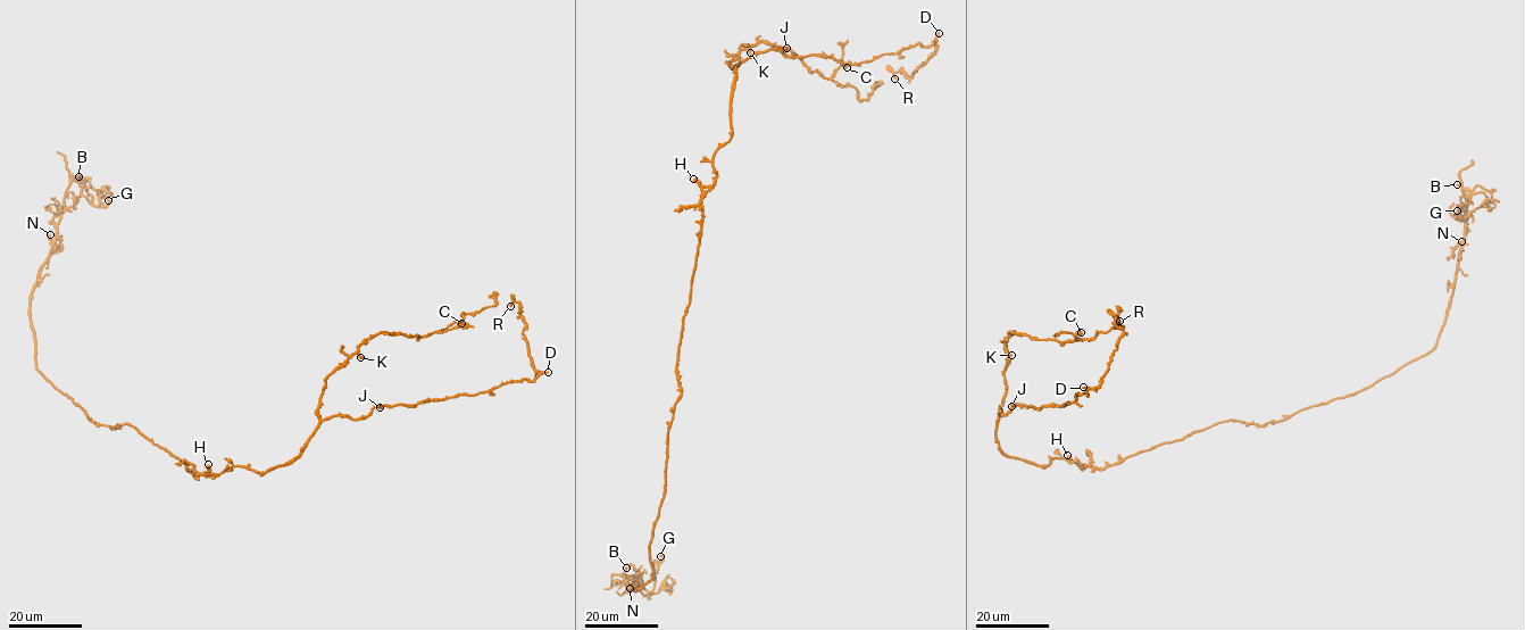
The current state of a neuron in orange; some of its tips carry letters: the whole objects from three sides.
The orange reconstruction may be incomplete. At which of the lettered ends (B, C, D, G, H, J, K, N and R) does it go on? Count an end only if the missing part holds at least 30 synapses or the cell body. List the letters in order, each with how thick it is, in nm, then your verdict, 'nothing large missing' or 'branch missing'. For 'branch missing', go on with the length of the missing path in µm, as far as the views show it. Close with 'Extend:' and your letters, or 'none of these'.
B: 150 nm | nothing large missing
C: 460 nm | nothing large missing
D: 240 nm | nothing large missing
G: 260 nm | nothing large missing
H: 550 nm | nothing large missing
J: 400 nm | nothing large missing
K: 140 nm | nothing large missing
N: 360 nm | nothing large missing
R: 320 nm | nothing large missing
Extend: none of these

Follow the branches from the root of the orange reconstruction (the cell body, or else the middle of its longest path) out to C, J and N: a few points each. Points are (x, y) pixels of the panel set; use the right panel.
C: (1144, 450), (1093, 469), (1064, 457), (1035, 465), (1002, 454), (996, 431), (1008, 337), (1066, 342), (1081, 332)
J: (1144, 450), (1102, 467), (1008, 457), (996, 431), (999, 411), (1006, 415), (1011, 406)
N: (1144, 450), (1228, 420), (1260, 425), (1285, 420), (1356, 395), (1424, 356), (1444, 323), (1461, 241)

